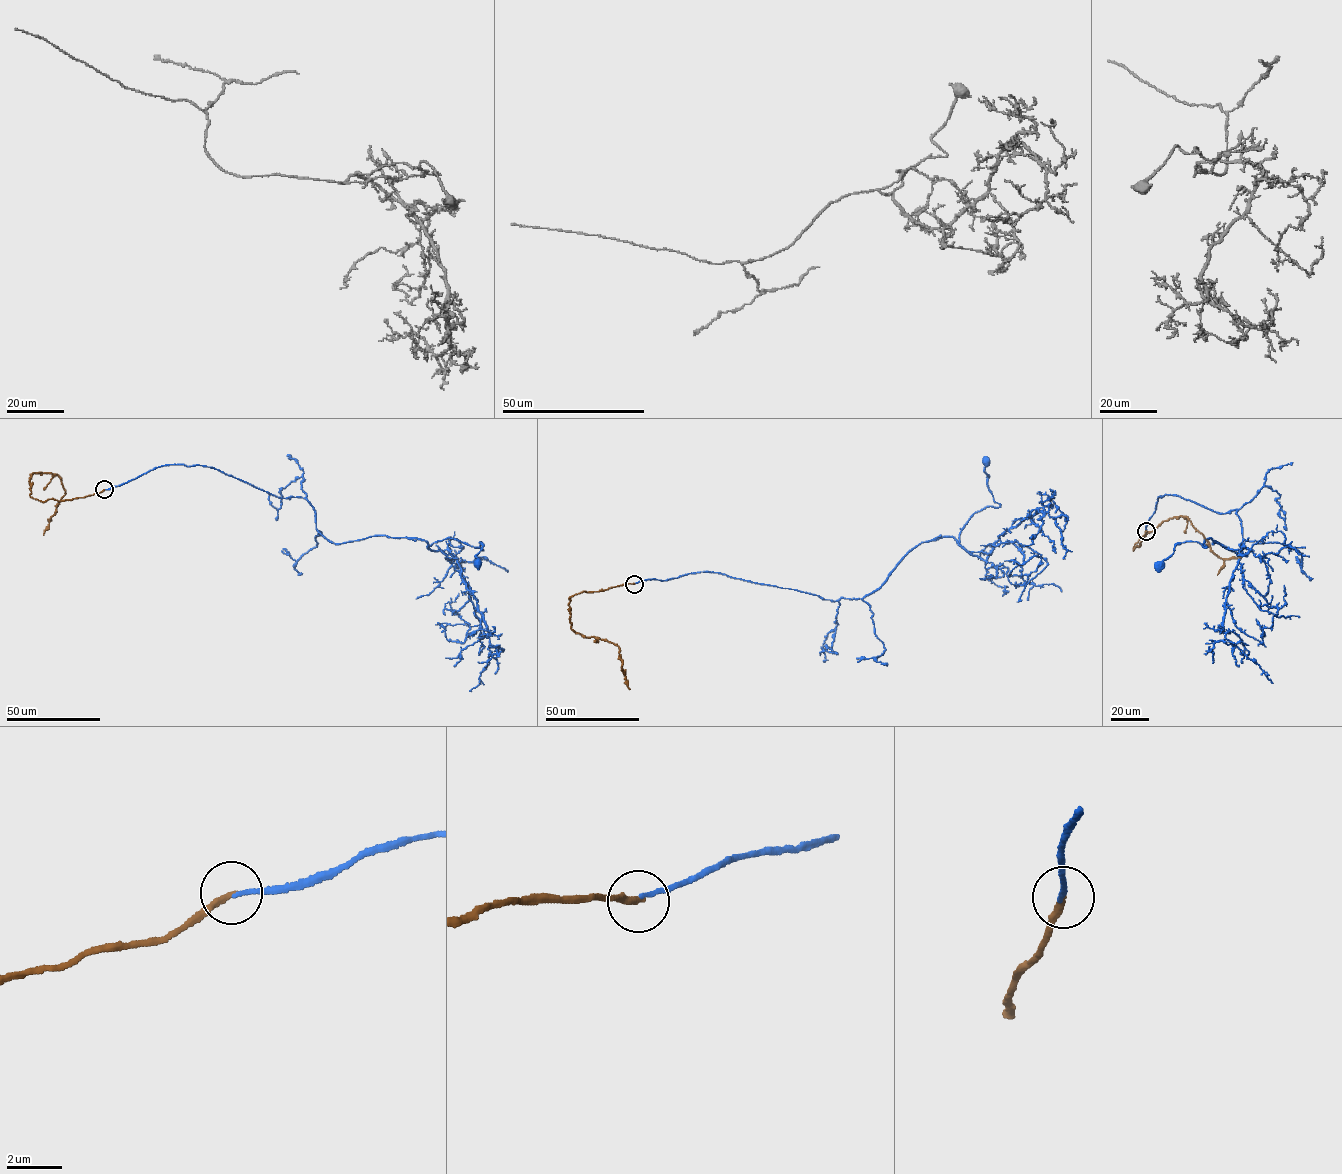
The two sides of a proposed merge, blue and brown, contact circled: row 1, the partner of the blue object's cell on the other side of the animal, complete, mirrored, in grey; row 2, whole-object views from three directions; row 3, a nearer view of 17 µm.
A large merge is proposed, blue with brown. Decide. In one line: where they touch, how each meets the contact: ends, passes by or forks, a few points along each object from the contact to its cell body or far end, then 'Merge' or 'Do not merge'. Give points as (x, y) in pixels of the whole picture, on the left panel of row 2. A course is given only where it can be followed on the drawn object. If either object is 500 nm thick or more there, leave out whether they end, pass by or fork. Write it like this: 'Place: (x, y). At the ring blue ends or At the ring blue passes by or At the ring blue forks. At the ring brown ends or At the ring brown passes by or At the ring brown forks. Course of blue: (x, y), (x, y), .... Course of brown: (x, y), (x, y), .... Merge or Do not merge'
Place: (104, 489). At the ring blue ends. At the ring brown ends. Course of blue: (104, 490), (166, 465), (203, 465), (304, 498), (335, 544), (451, 538), (481, 543), (478, 563). Course of brown: (104, 490), (70, 500), (48, 498), (44, 501), (30, 495), (30, 474), (56, 474), (65, 491), (43, 535). Merge

